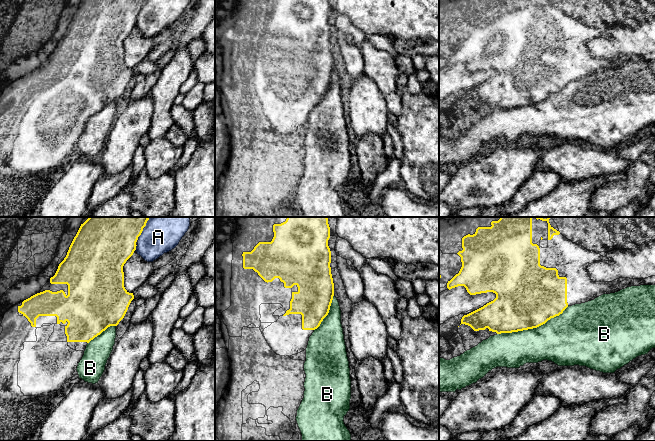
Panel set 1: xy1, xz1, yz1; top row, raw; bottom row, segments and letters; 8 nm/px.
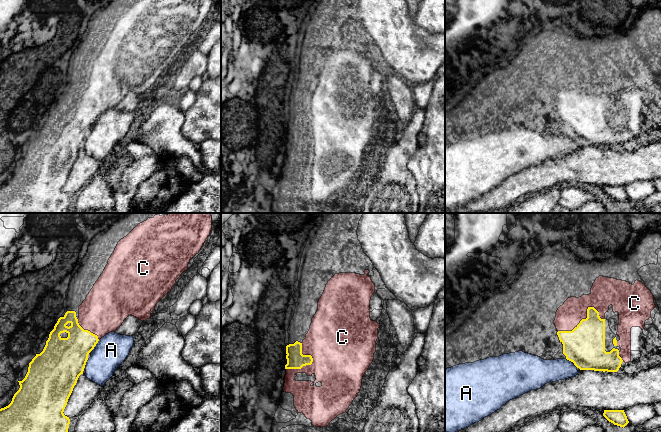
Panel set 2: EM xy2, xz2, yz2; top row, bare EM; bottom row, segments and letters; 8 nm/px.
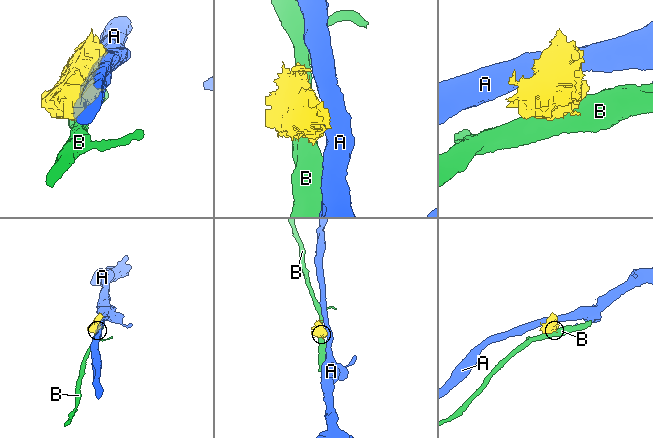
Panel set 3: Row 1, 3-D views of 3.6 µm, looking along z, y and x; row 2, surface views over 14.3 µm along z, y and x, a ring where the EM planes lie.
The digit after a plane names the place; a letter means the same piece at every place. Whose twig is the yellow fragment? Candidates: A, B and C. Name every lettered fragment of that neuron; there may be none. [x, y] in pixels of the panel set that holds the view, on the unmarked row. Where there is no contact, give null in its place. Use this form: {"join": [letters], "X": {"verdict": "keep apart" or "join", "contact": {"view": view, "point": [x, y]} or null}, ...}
{"join": ["C"], "A": {"verdict": "keep apart", "contact": {"view": "xy1", "point": [140, 10]}}, "B": {"verdict": "keep apart", "contact": {"view": "yz1", "point": [532, 104]}}, "C": {"verdict": "join", "contact": {"view": "yz2", "point": [587, 93]}}}

